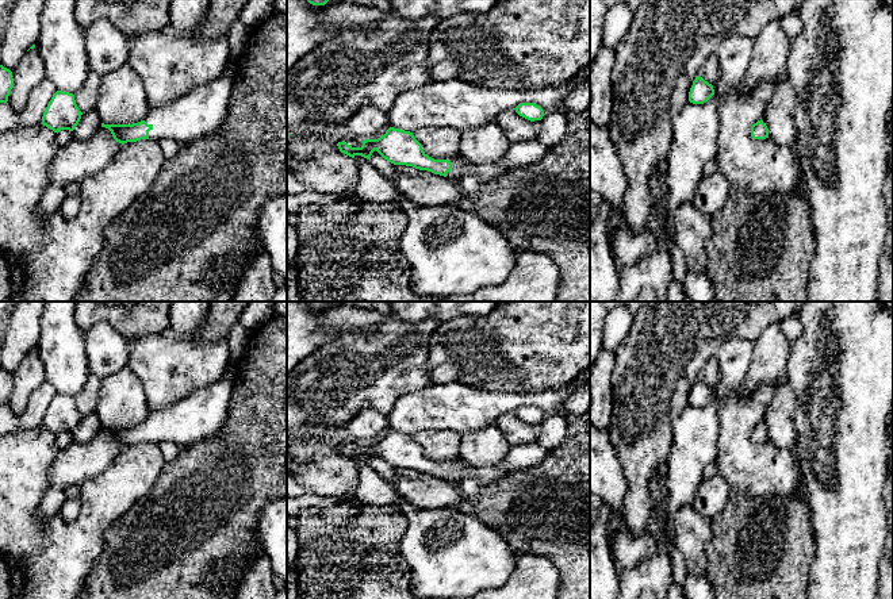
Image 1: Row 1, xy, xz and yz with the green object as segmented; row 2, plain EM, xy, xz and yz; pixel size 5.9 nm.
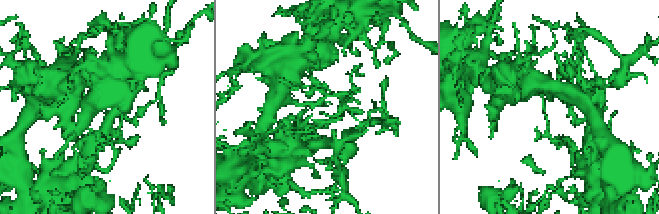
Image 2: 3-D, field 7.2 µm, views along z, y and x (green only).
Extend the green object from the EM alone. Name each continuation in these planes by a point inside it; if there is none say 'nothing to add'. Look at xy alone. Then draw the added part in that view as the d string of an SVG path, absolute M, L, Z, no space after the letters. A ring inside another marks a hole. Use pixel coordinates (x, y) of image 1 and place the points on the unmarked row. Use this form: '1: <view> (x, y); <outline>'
1: xy (202, 414); M230 372L214 384L193 391L187 398L145 419L152 427L149 442L173 441L181 446L212 438L223 427L229 415L233 381Z

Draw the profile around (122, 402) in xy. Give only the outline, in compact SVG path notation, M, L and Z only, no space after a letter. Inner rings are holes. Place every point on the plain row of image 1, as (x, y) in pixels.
M129 366L101 379L96 412L104 427L133 427L145 422L150 414L146 393Z

